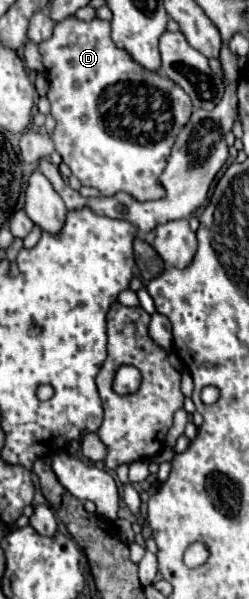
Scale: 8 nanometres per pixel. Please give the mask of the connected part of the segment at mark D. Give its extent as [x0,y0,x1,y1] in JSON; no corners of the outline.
[39,16,193,202]

